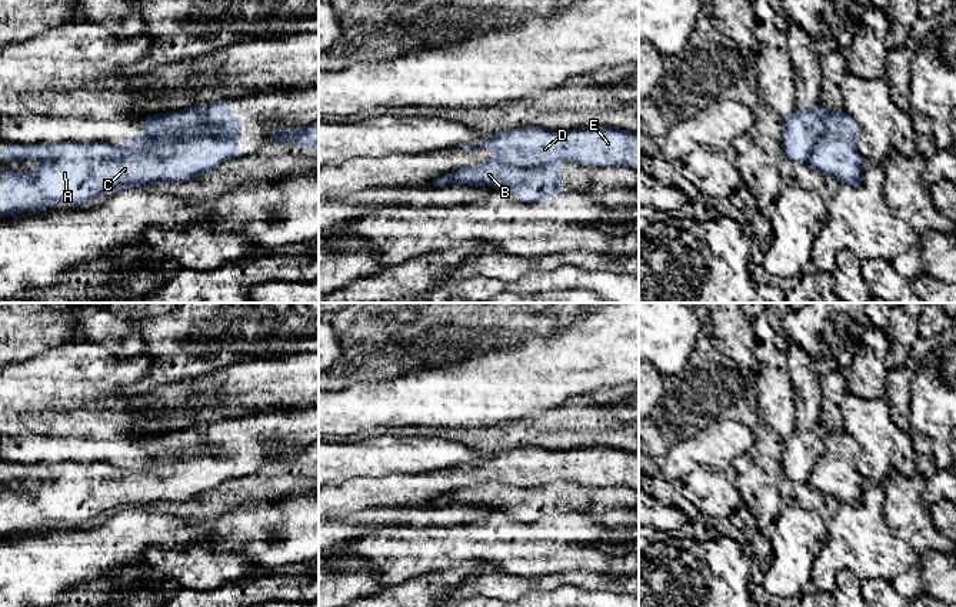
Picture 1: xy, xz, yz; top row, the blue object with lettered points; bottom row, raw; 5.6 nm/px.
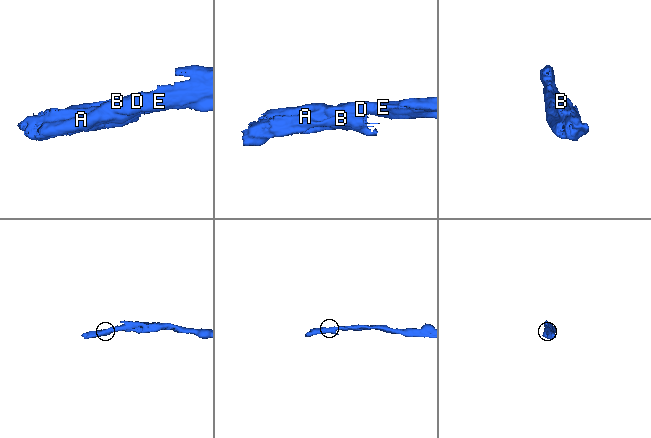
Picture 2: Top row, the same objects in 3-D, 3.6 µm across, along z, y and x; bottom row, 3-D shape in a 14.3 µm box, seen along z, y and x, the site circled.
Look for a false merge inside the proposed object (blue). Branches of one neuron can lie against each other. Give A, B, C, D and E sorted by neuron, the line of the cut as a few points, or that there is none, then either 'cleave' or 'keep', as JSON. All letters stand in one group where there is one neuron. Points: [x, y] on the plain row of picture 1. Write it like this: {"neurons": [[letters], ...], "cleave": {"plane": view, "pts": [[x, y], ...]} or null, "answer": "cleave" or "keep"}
{"neurons": [["A", "B", "C"], ["D", "E"]], "cleave": {"plane": "xy", "pts": [[220, 450], [216, 456], [185, 456], [137, 470], [125, 467]]}, "answer": "cleave"}

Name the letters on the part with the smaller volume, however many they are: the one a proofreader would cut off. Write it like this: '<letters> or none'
A, B, C

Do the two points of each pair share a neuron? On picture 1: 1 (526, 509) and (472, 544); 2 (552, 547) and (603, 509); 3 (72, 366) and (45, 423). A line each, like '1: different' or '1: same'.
1: different
2: different
3: same

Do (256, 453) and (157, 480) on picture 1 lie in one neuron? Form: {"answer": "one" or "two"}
{"answer": "one"}

